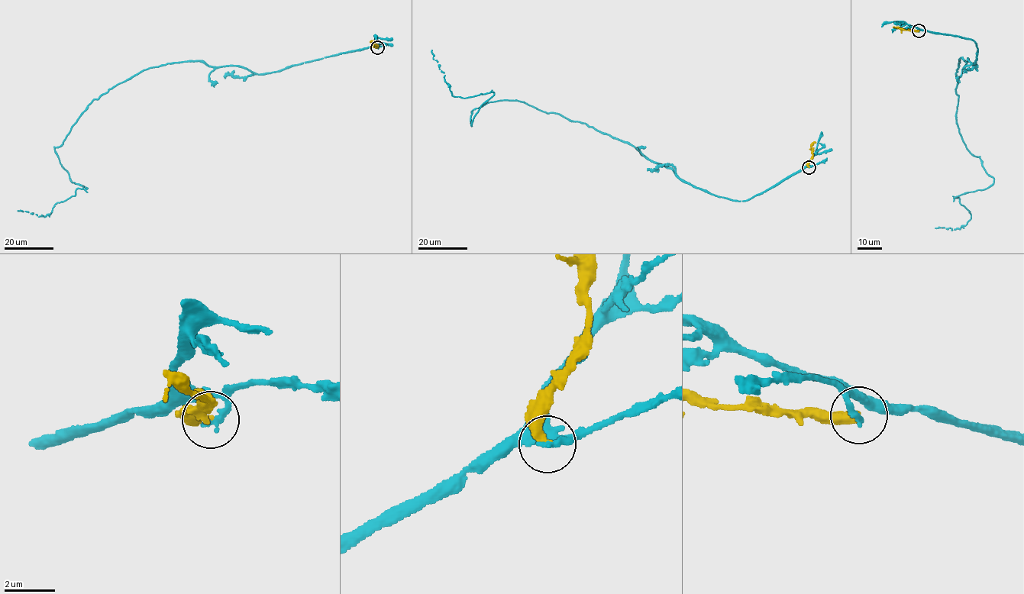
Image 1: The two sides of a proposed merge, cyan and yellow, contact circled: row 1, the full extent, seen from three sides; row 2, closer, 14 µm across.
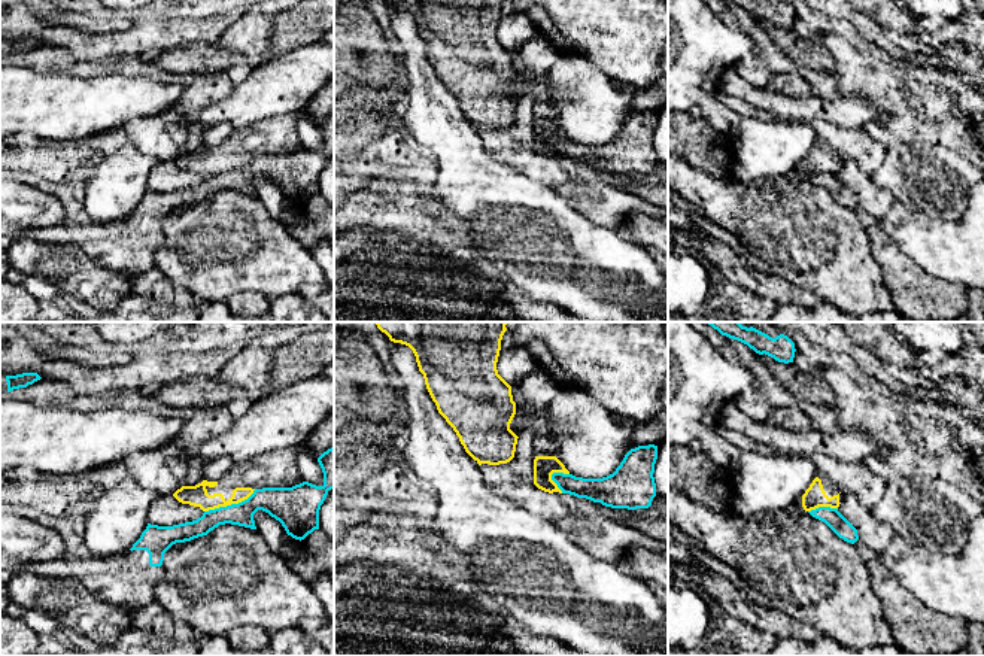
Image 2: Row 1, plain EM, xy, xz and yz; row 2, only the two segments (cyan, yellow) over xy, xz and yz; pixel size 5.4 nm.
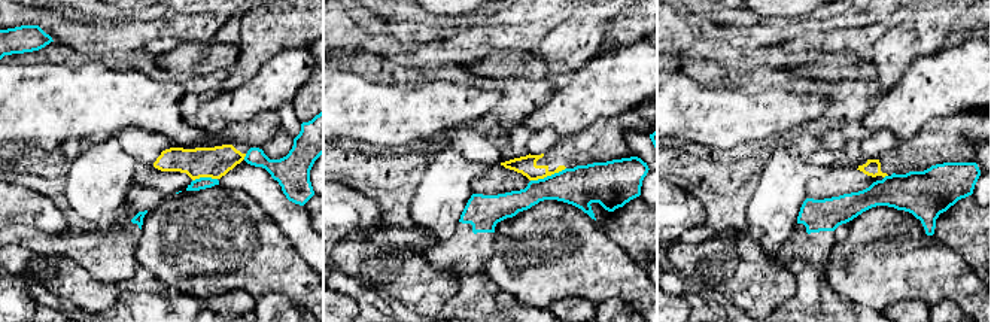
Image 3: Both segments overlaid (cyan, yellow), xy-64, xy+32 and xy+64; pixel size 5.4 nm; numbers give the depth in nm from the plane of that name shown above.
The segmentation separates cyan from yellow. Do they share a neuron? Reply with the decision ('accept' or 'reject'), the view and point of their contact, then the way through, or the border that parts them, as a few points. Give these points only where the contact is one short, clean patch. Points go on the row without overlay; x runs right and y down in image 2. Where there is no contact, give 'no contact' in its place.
reject | xy (231, 170) | along xy (255, 155), (237, 169), (204, 178)

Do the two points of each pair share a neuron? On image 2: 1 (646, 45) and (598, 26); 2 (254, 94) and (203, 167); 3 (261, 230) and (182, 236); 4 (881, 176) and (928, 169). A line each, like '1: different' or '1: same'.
1: same
2: different
3: same
4: same

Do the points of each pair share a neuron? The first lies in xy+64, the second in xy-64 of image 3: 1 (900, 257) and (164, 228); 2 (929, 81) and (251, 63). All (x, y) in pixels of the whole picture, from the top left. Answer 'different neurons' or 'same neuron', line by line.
1: same neuron
2: different neurons

